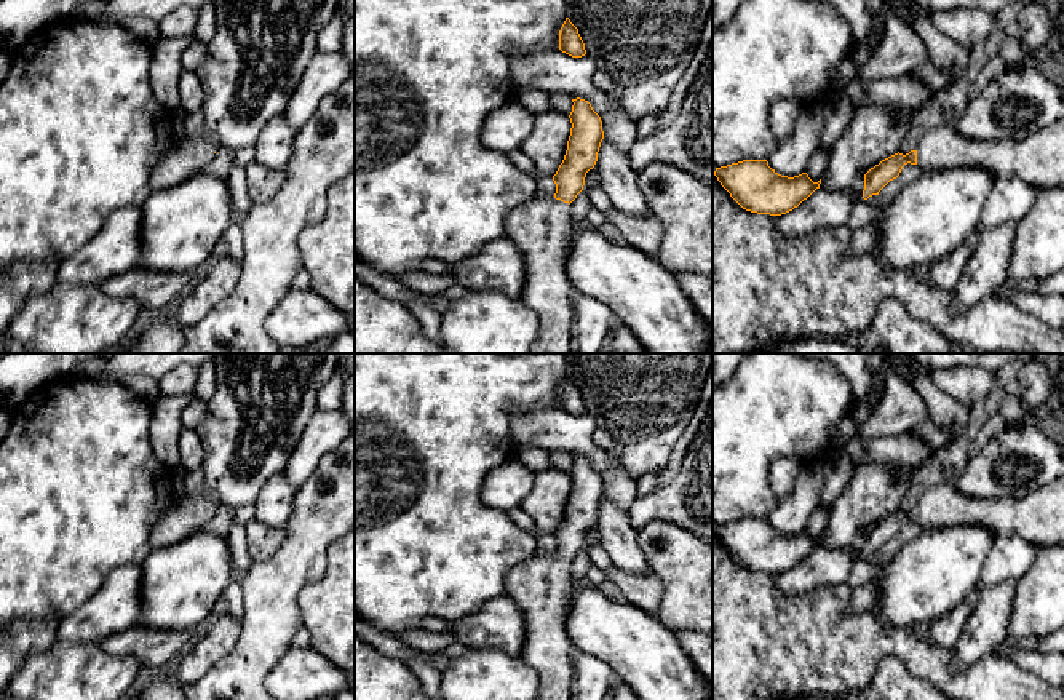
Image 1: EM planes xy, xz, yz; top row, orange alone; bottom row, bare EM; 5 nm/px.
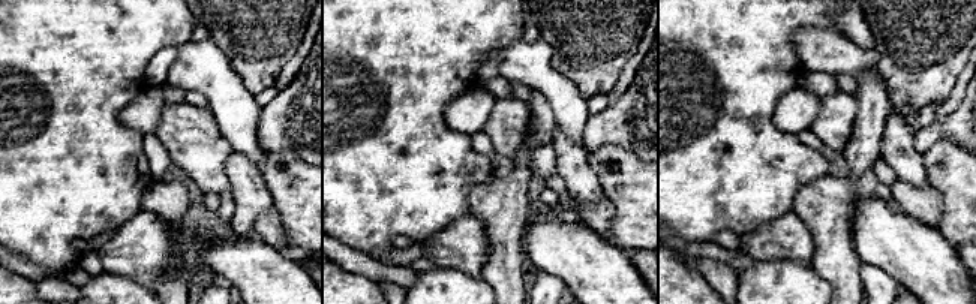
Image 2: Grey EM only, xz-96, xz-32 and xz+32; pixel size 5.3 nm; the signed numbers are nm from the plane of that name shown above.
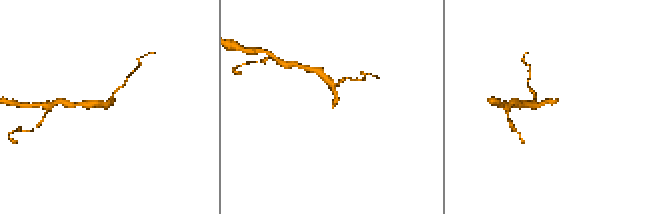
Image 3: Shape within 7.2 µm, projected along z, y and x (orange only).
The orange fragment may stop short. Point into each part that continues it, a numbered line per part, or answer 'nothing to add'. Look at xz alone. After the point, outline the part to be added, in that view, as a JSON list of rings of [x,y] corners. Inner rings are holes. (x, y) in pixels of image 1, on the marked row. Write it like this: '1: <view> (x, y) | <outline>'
1: xz (542, 229) | [[[534,197],[505,219],[505,238],[519,248],[526,265],[521,300],[538,316],[529,353],[572,353],[574,286],[566,272],[572,235],[570,205],[556,198]]]

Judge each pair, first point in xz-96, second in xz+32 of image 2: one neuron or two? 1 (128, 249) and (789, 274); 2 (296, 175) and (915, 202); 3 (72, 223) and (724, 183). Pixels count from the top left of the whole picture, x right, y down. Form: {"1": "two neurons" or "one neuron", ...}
{"1": "two neurons", "2": "two neurons", "3": "one neuron"}

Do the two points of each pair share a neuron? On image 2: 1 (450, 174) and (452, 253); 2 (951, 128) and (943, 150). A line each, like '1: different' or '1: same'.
1: different
2: different

